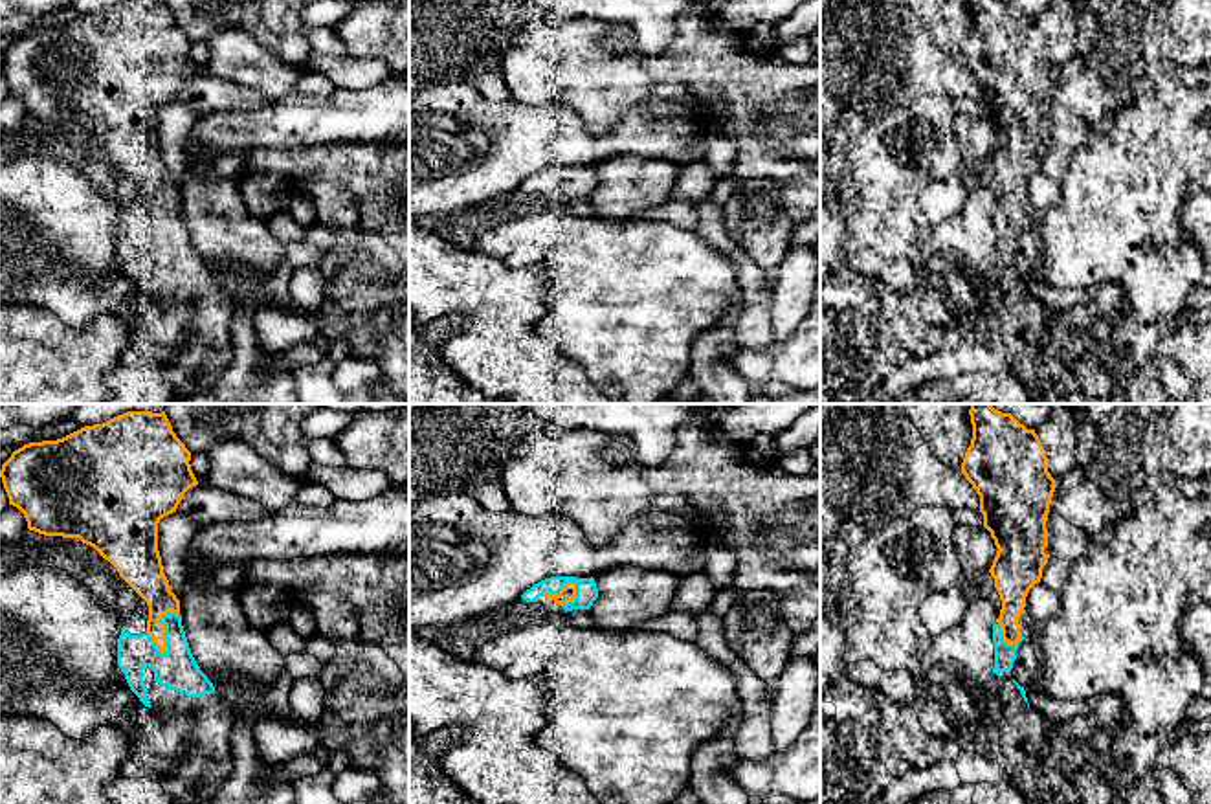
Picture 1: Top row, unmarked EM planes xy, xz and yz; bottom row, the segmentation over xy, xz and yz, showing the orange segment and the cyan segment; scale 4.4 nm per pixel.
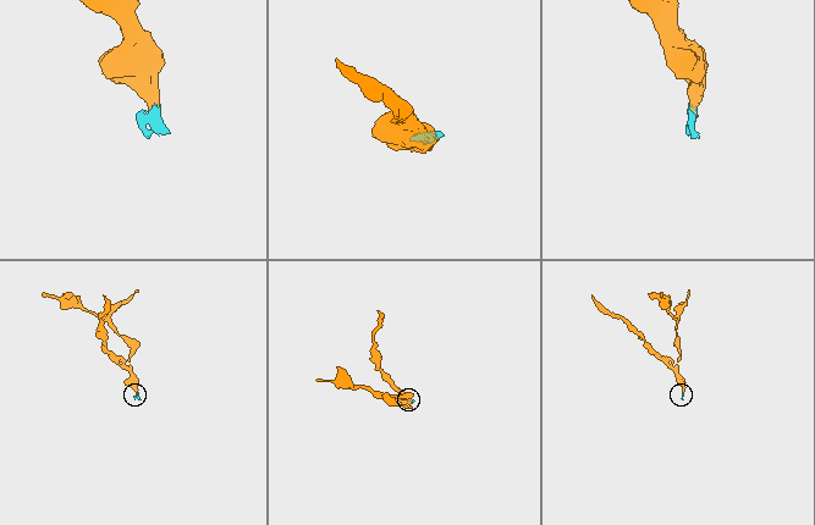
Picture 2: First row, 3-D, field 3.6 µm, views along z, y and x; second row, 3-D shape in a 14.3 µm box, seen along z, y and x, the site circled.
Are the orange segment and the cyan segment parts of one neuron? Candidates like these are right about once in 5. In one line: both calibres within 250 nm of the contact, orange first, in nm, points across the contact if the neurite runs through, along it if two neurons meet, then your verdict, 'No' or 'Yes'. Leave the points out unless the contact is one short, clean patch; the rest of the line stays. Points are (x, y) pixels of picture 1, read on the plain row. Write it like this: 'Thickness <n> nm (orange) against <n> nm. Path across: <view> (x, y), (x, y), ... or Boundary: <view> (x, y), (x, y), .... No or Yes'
Thickness 160 nm (orange) against 180 nm. Yes

